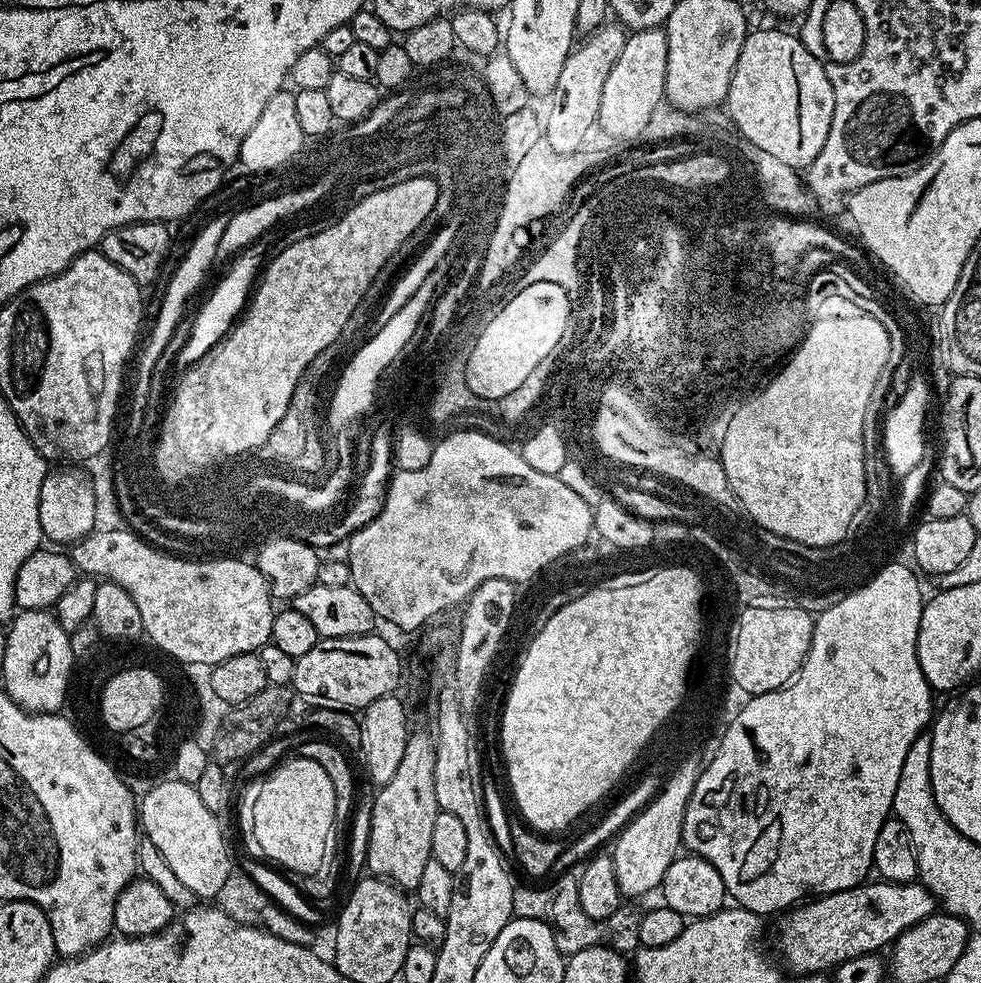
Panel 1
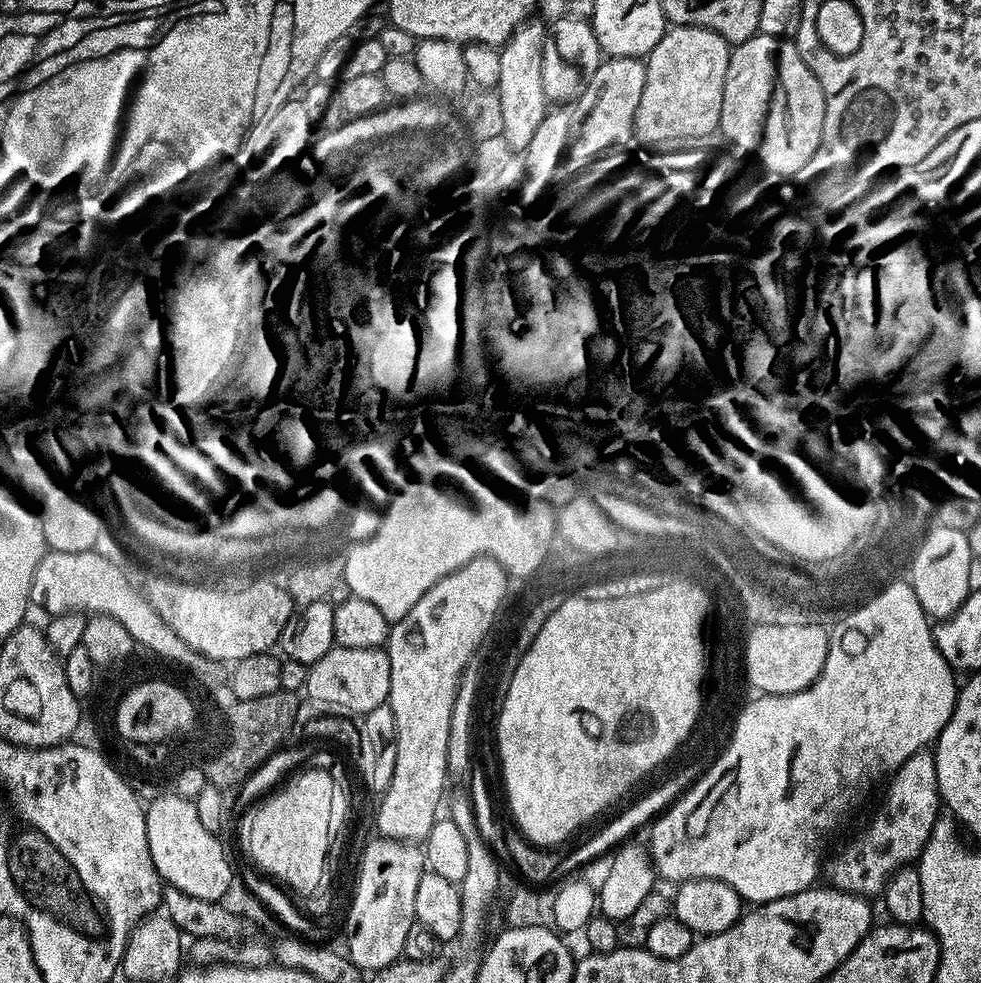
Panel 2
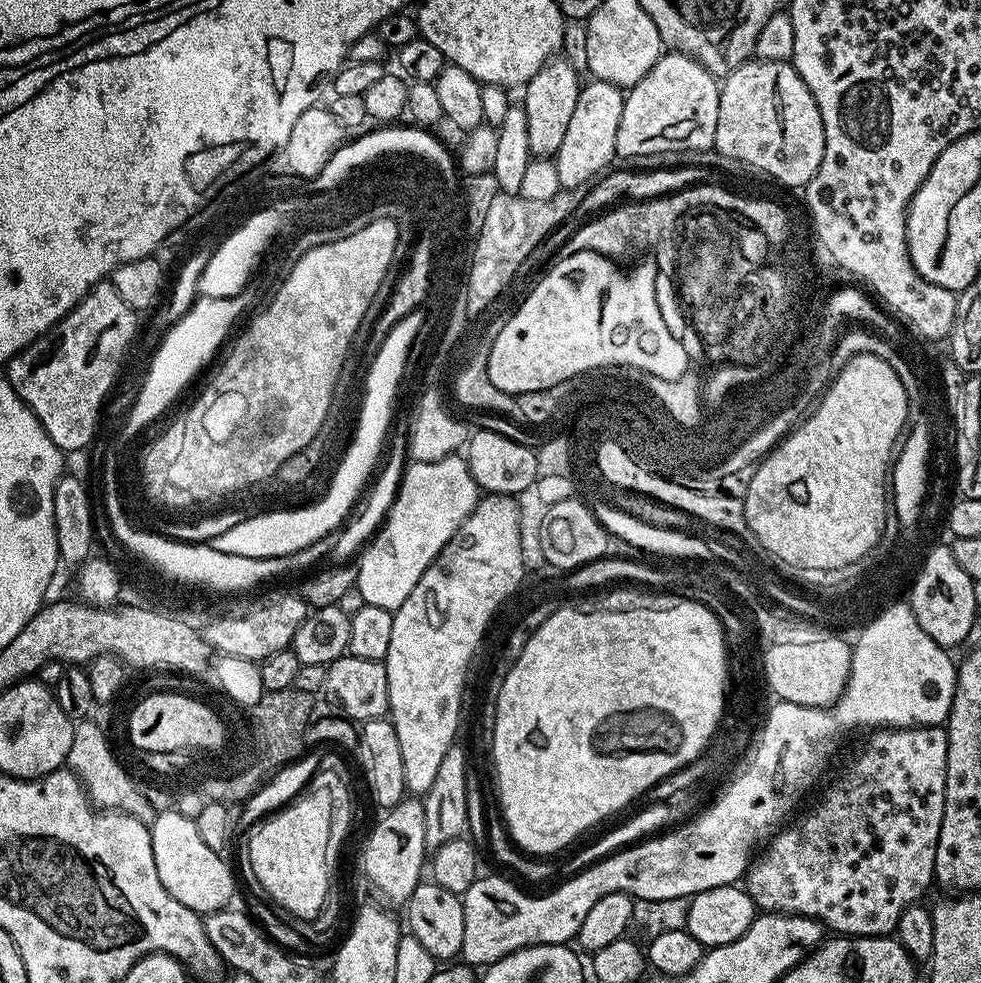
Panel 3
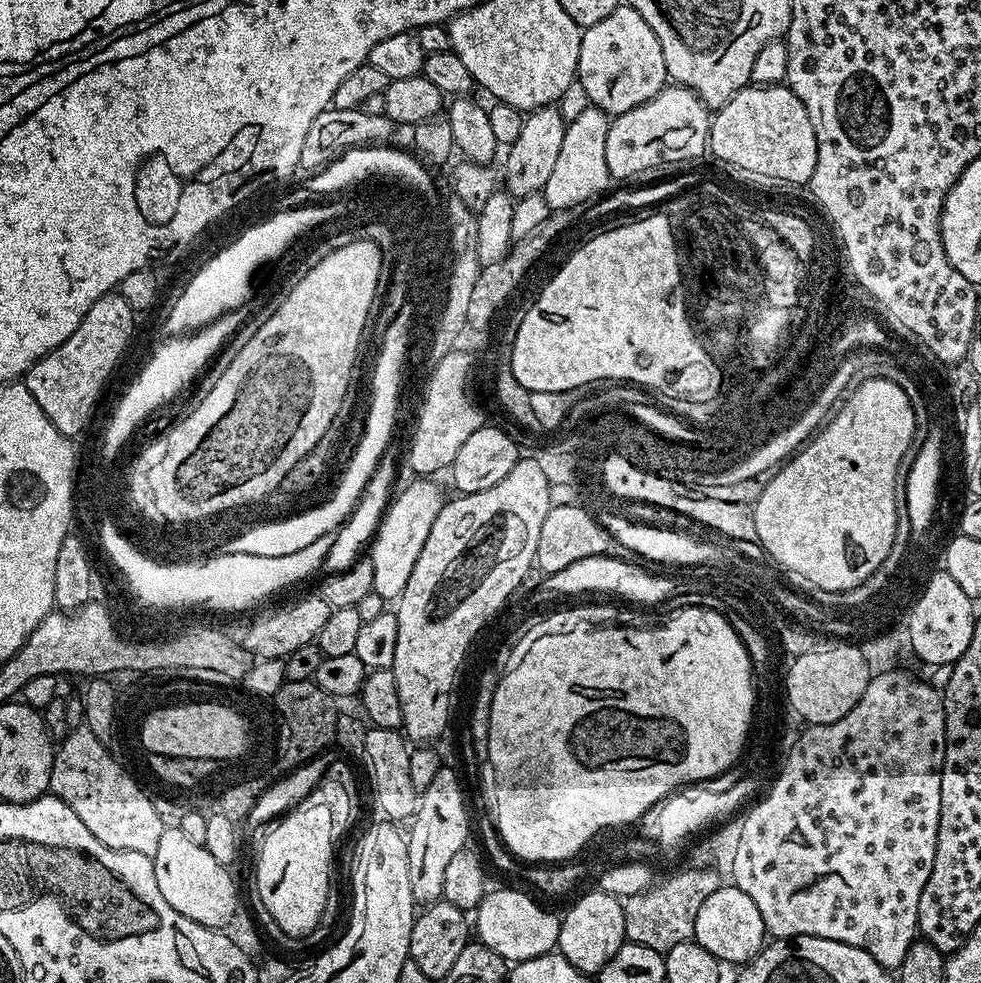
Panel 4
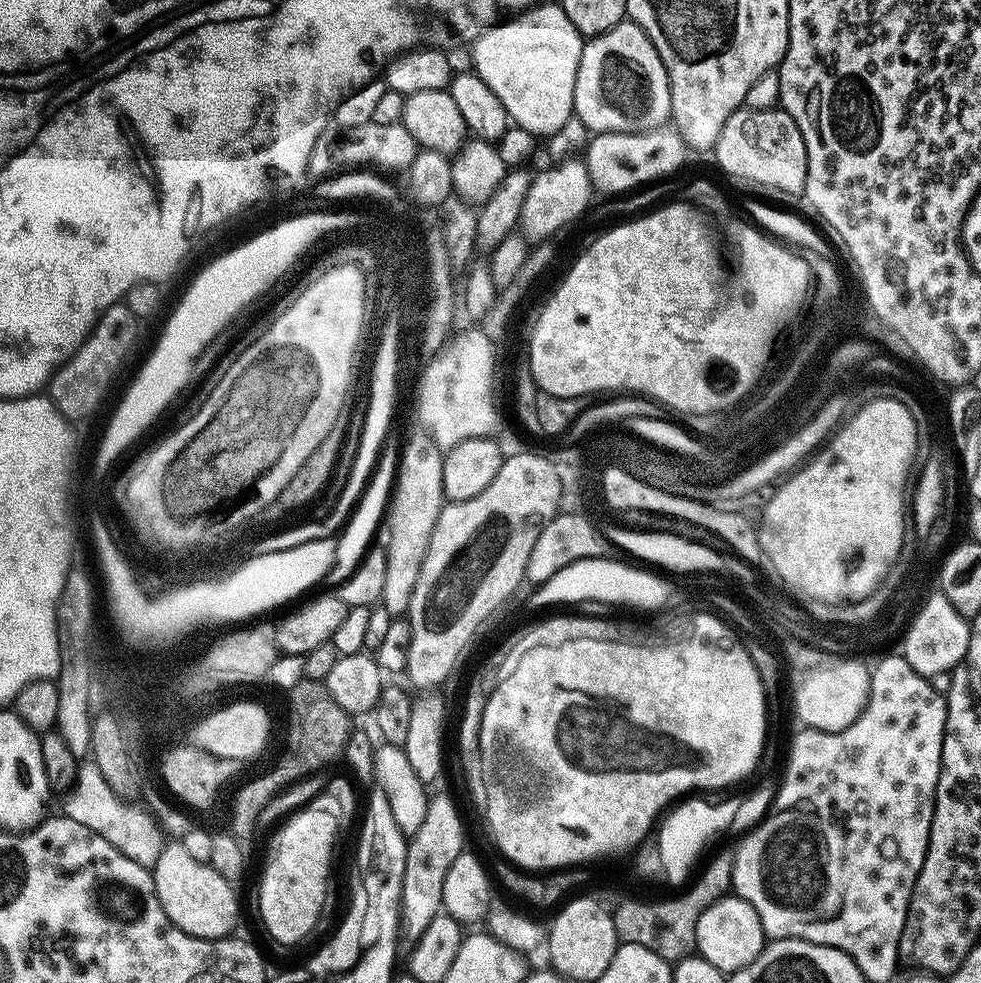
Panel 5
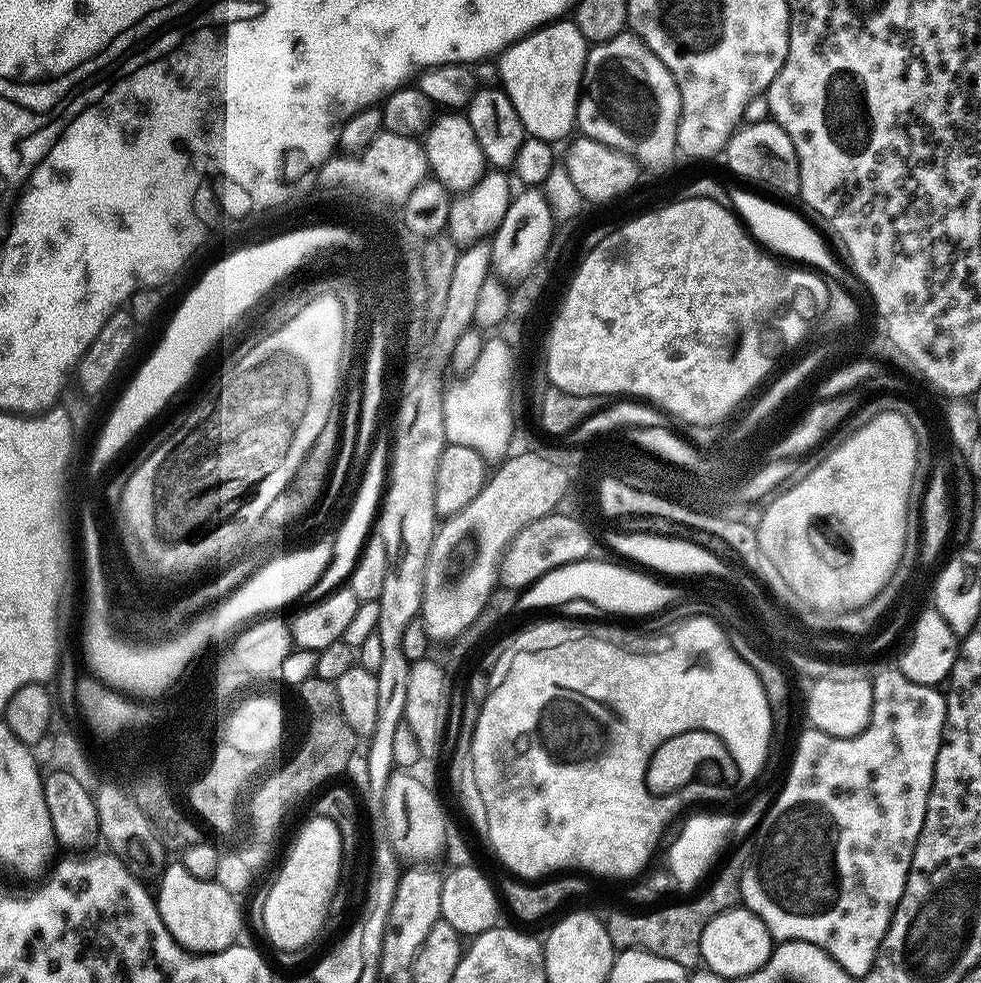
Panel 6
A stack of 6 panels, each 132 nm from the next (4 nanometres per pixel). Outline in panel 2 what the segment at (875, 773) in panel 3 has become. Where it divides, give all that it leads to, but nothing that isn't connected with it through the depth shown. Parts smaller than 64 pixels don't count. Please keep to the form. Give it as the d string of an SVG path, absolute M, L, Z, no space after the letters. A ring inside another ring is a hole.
M928 750L915 752L891 773L888 782L888 793L880 812L873 814L872 821L832 861L827 861L827 883L831 887L855 896L879 897L888 879L899 868L907 868L919 861L930 838L930 830L942 812L935 755Z

